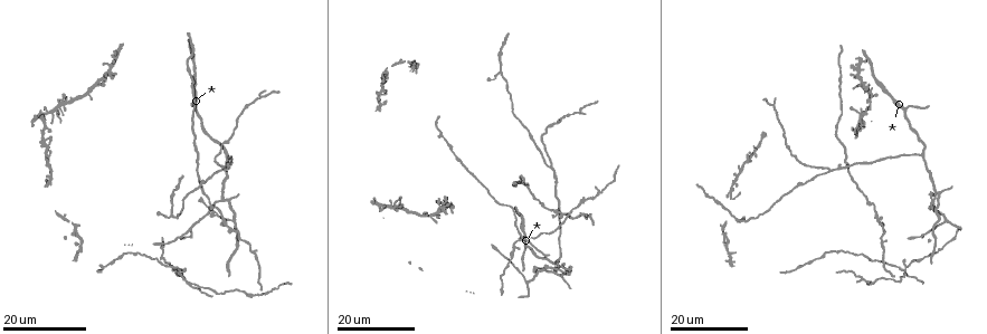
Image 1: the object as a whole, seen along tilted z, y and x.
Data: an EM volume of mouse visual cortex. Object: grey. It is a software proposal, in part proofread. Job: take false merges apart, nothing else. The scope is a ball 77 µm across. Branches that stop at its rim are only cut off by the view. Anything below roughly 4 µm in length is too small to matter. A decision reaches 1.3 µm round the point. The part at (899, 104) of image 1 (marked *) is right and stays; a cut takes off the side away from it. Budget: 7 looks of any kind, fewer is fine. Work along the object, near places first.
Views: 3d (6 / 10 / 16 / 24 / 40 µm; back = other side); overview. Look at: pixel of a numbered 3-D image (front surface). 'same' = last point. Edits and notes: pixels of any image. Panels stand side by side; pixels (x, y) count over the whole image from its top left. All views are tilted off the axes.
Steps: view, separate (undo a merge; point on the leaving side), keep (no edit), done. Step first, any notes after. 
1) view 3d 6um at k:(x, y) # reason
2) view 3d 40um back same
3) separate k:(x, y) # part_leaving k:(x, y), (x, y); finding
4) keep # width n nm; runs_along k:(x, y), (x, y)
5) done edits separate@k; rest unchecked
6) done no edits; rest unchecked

view 3d 24um at 1:(550, 168) # two arms in line, one across

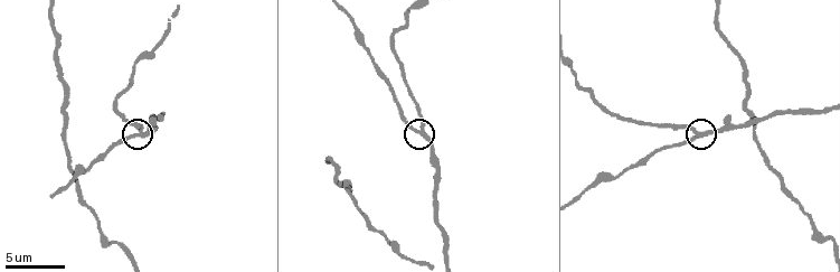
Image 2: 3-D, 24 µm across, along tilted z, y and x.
view 3d 6um at 2:(699, 134)

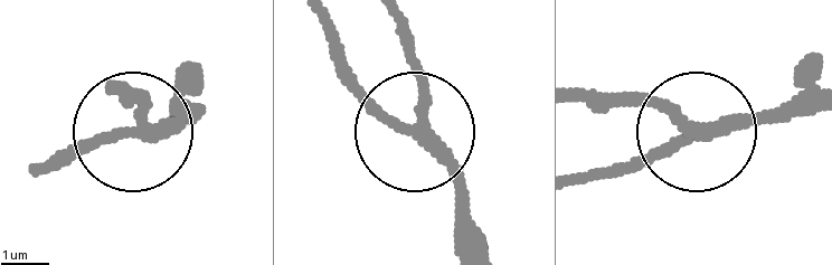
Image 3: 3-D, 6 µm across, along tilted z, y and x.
keep # side_arm 38 um; runs_along 3:(190, 109), (140, 126), (132, 90); one cell here

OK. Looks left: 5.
view 3d 6um at 2:(135, 65) # calibre changes

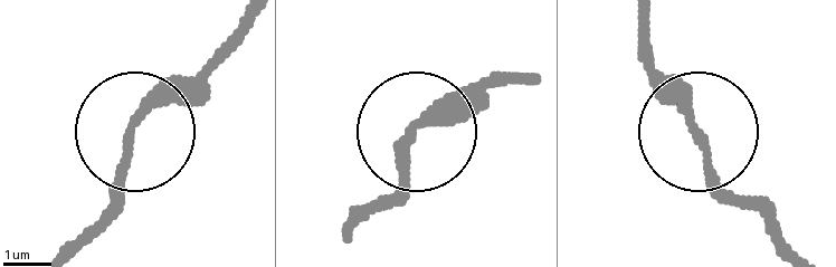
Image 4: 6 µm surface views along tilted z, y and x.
keep # width 210 nm; runs_along 4:(787, 249), (715, 175), (685, 105), (639, 55); one cell here

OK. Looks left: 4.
view 3d 24um at 1:(542, 269) # four-way junction

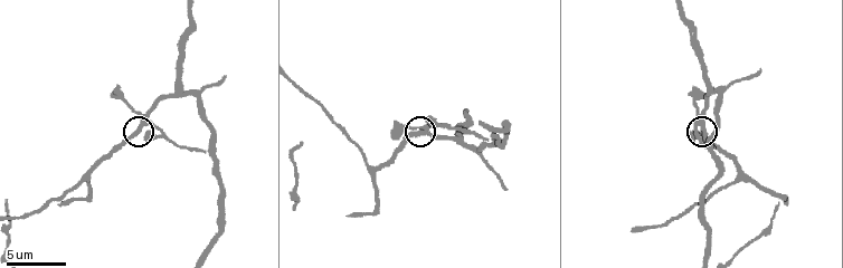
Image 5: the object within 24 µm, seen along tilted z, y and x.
view 3d 10um at 5:(701, 122)

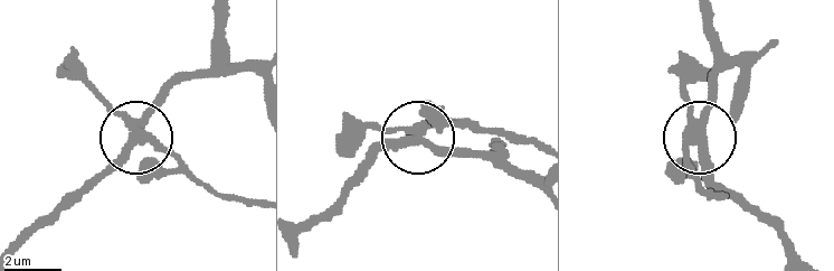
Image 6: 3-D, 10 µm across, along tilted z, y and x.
separate 6:(169, 155) # part_leaving 6:(140, 133), (224, 195), (253, 197); a second cell is stuck on

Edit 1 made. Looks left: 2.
done edits separate@6; rest unchecked

